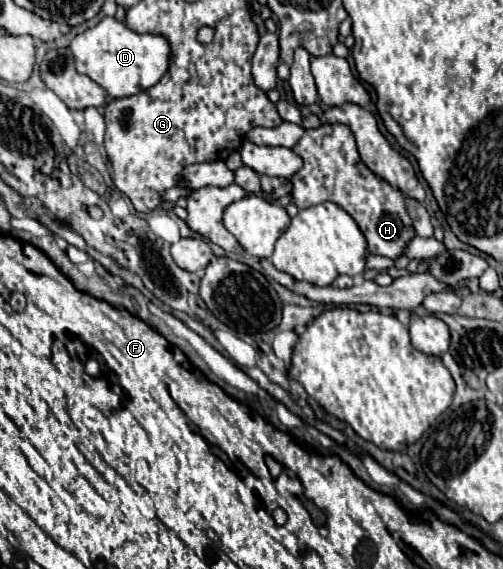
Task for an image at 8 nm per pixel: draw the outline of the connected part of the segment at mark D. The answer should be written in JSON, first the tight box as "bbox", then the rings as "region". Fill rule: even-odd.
{"bbox":[69,17,169,97],"region":[[[115,17],[101,19],[93,29],[73,37],[69,49],[75,55],[77,73],[91,77],[109,97],[131,97],[153,87],[169,65],[169,43],[161,35],[139,35],[119,23]]]}

